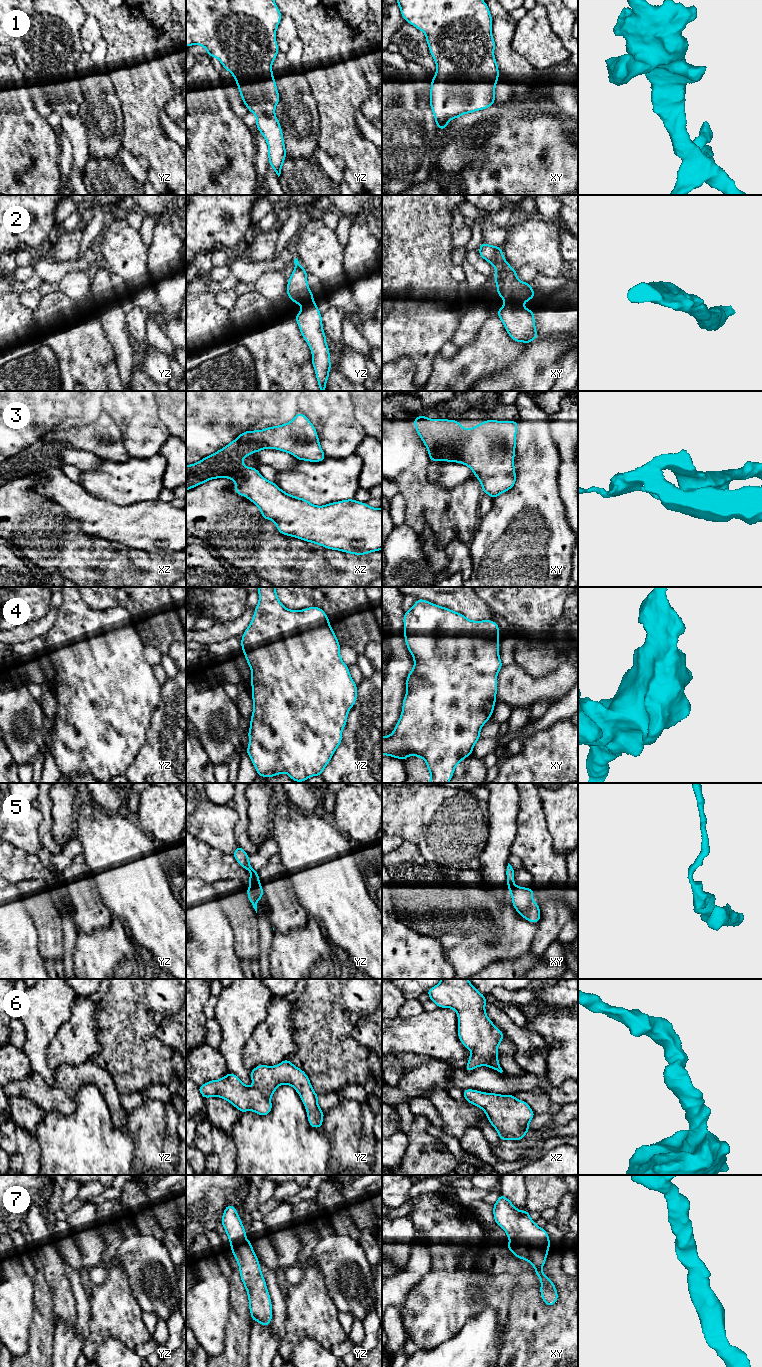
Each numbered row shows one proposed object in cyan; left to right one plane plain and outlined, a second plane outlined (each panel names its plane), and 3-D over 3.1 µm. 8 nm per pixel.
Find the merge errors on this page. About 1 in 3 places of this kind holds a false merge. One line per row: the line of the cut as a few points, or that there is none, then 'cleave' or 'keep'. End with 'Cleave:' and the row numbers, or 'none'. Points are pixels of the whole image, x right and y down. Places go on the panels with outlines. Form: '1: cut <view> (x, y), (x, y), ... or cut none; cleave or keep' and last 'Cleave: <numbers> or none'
1: cut none; keep
2: cut none; keep
3: cut none; keep
4: cut none; keep
5: cut yz (259, 883), (251, 886); cleave
6: cut none; keep
7: cut none; keep
Cleave: 5

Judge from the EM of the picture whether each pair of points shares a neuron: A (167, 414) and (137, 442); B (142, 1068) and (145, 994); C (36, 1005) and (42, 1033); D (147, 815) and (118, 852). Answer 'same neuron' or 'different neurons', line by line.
A: different neurons
B: same neuron
C: same neuron
D: different neurons

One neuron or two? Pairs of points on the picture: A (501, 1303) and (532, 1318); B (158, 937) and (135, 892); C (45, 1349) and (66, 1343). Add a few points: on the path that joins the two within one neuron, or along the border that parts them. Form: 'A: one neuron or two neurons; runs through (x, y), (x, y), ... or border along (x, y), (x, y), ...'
A: two neurons; border along (515, 1284), (512, 1290), (508, 1320), (505, 1323)
B: one neuron; runs through (158, 926), (157, 921), (145, 903)
C: two neurons; border along (56, 1324), (53, 1338), (53, 1354), (51, 1356)

